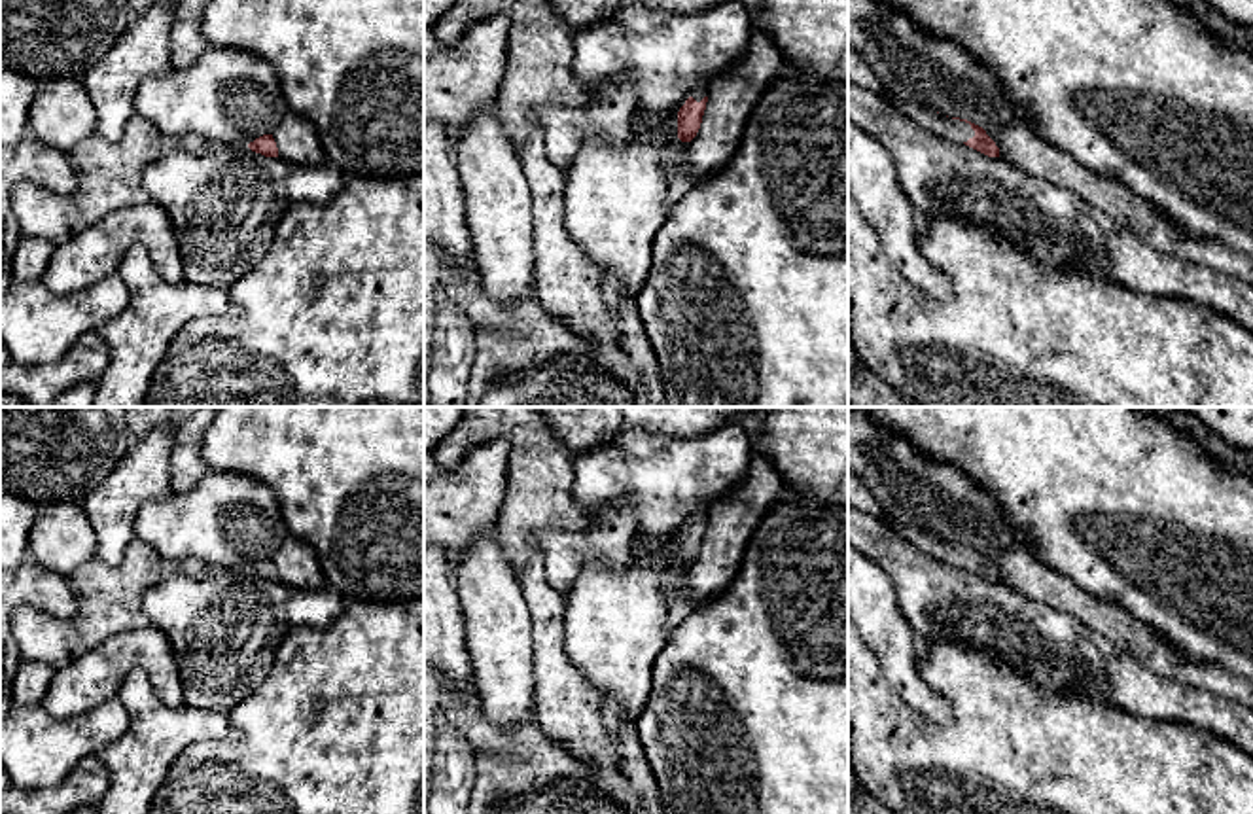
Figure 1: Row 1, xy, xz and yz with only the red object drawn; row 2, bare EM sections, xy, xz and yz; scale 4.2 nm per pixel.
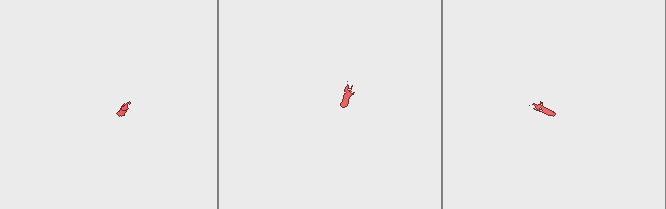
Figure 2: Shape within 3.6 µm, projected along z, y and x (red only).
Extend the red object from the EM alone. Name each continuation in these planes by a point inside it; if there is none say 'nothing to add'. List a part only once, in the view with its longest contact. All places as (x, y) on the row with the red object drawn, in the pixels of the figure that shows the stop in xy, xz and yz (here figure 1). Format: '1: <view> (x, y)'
1: yz (860, 72)

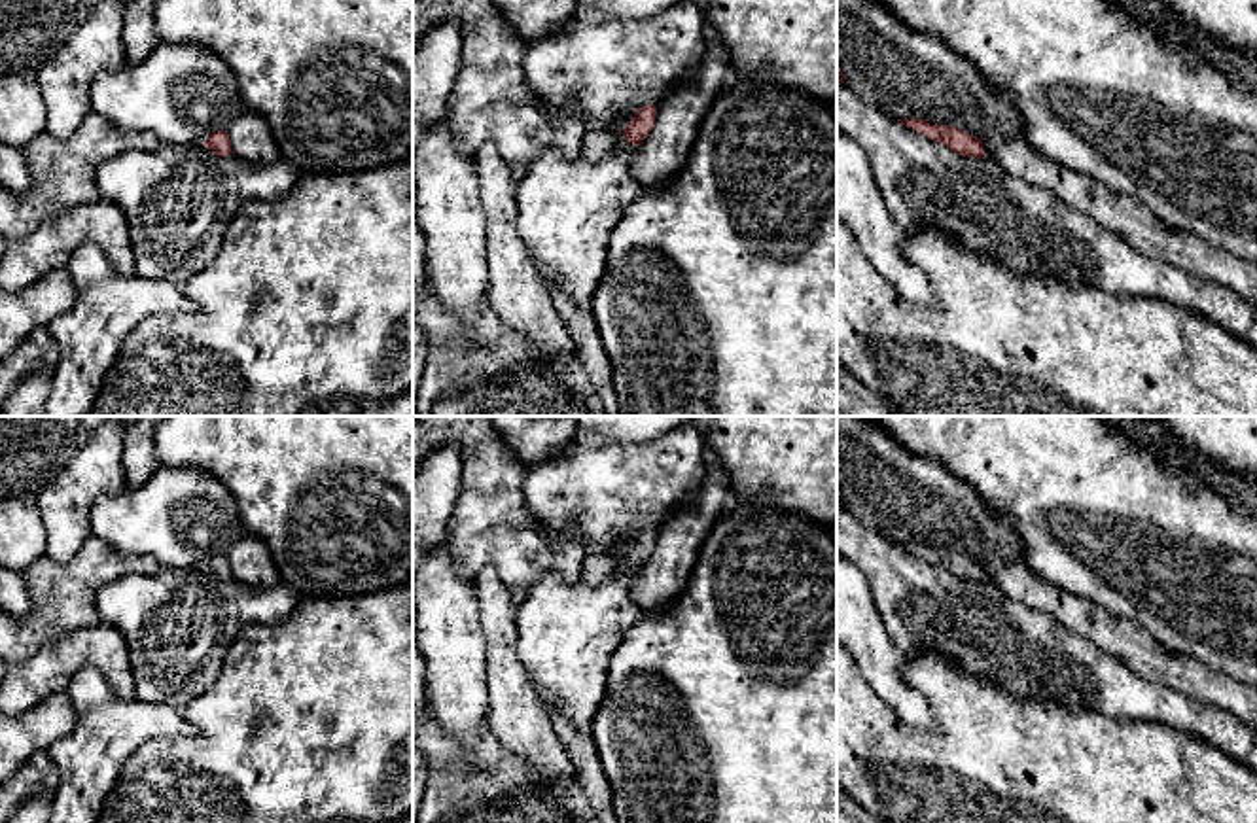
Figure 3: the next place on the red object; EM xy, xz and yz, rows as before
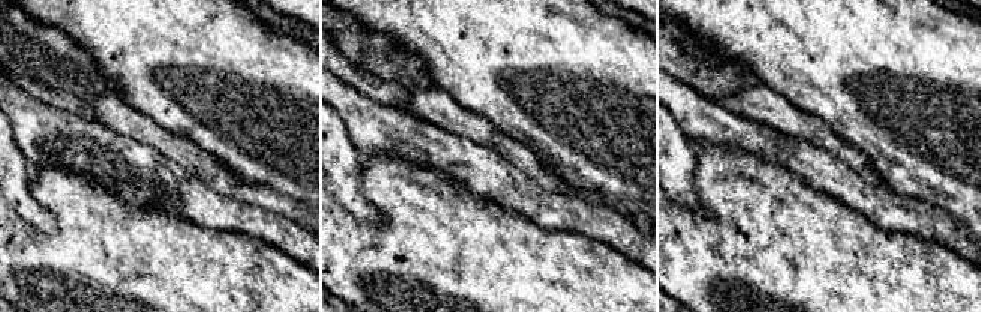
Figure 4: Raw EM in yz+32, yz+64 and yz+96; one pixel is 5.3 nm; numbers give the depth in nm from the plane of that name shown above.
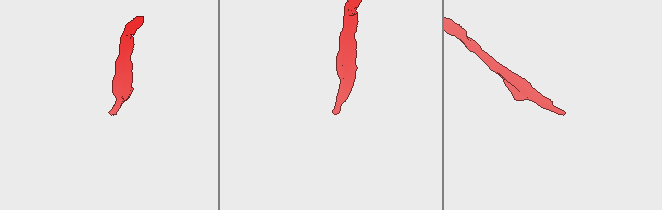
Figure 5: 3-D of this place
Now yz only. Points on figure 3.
nothing to add

